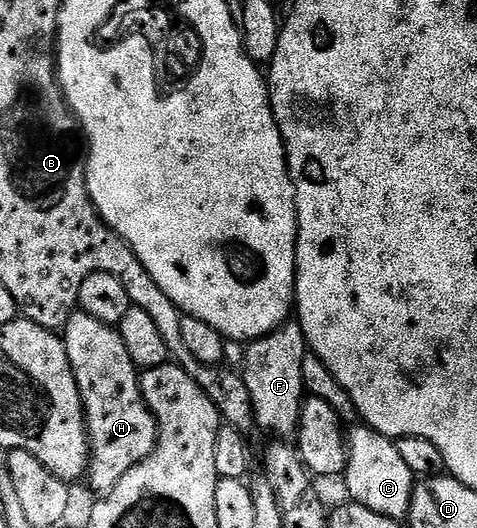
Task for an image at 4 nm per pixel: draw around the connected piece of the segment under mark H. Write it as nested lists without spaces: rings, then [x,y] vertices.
[[[78,310],[65,324],[63,339],[89,427],[91,459],[87,481],[97,494],[104,494],[115,490],[119,478],[157,448],[157,420],[141,393],[139,369],[131,354],[127,354],[127,346],[123,346],[123,338],[114,325],[99,322]]]

